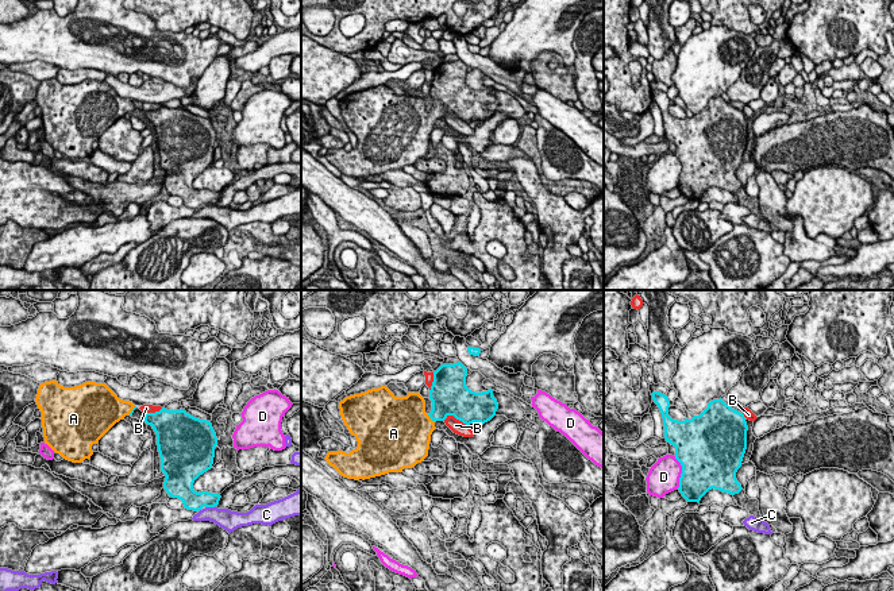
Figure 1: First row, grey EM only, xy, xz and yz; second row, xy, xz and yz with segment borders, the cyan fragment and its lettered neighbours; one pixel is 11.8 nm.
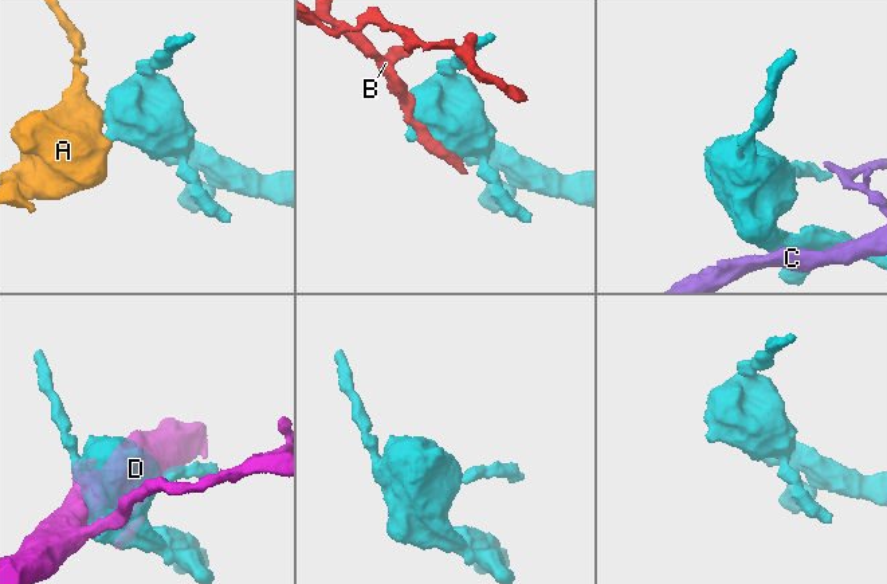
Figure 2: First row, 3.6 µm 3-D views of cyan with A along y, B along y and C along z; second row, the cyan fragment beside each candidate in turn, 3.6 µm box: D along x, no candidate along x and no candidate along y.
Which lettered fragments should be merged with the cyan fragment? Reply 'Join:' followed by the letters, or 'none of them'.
Join: A

